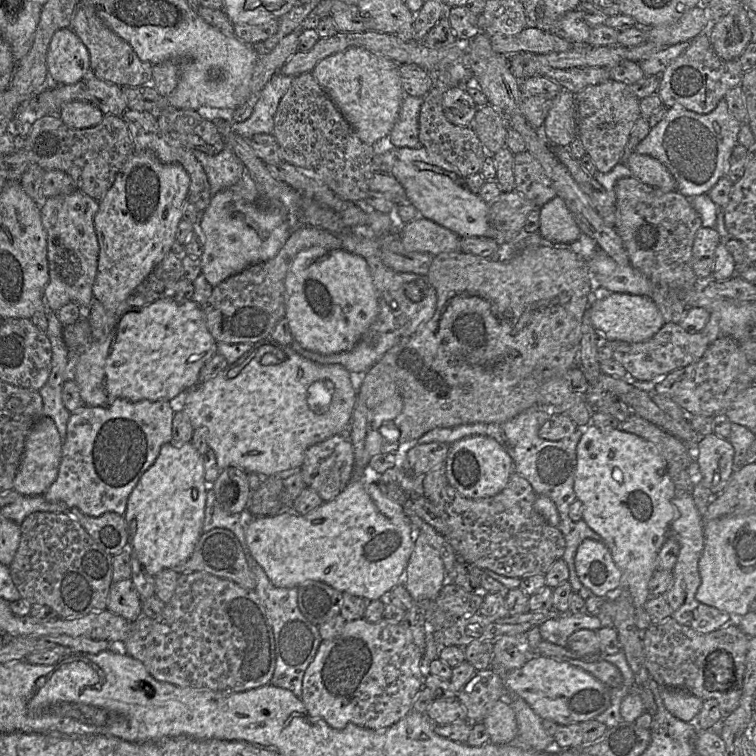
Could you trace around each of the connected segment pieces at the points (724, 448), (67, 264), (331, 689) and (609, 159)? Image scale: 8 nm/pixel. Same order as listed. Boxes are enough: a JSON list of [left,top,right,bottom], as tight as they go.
[[698,434,734,496],[40,190,99,312],[301,617,428,730],[575,79,641,173]]

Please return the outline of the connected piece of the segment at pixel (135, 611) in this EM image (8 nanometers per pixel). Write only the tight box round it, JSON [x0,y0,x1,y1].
[107,578,143,622]

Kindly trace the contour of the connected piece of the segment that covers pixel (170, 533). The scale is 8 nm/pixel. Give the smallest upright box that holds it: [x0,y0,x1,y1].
[124,442,208,576]

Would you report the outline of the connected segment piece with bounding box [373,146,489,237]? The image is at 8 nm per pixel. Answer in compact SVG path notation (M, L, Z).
M423 147L392 148L380 154L375 154L373 164L384 164L393 173L405 189L408 202L416 207L418 214L449 229L460 237L476 236L486 237L489 228L487 204L478 194L470 191L466 178L461 176L458 169L446 161L441 155Z

